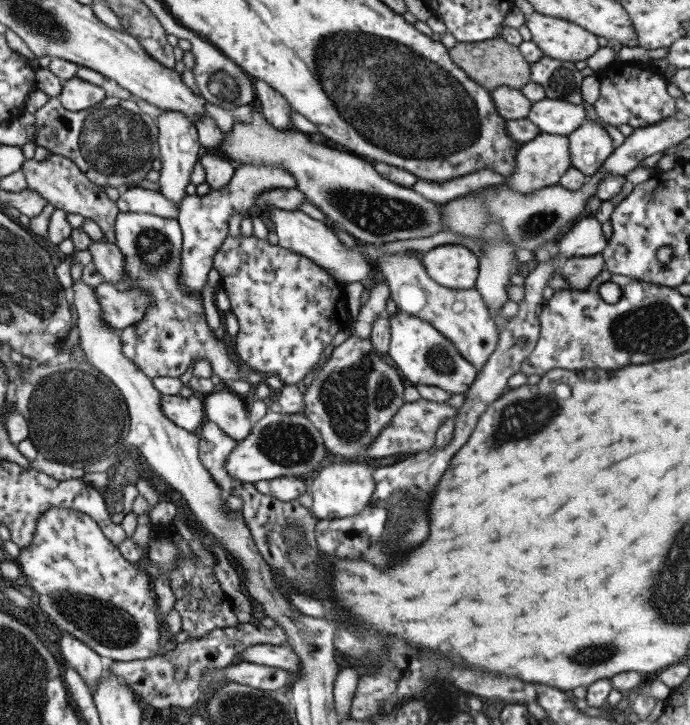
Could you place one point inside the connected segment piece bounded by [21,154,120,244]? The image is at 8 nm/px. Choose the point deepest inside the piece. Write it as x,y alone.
59,180

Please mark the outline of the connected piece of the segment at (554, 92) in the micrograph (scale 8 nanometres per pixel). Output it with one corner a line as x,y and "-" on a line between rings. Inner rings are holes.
546,55
543,56
542,60
533,62
531,65
531,80
544,87
546,97
552,100
567,100
572,104
584,102
582,94
580,94
580,86
582,86
585,73
585,71
576,69
574,63
554,60

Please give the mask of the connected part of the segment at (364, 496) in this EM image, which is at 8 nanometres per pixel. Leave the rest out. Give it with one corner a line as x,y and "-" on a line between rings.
358,461
324,466
308,486
308,492
313,499
309,510
317,520
334,520
357,515
368,506
374,495
374,472
370,466

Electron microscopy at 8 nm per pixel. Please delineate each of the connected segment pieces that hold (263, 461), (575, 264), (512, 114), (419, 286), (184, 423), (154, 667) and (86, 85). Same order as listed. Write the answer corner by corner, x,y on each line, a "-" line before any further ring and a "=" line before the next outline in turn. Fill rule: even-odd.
269,410
253,424
250,434
232,449
226,460
226,473
244,484
278,479
280,476
300,478
300,474
322,466
326,449
320,431
304,415
=
602,253
586,257
573,257
566,259
560,271
568,280
571,288
585,289
595,276
606,270
=
506,85
490,91
498,114
507,122
526,118
530,113
533,102
522,94
520,89
515,89
=
405,251
393,256
384,254
377,267
382,271
383,278
390,287
391,298
396,303
398,311
433,324
438,332
454,343
458,352
474,365
477,372
483,369
497,347
499,330
487,309
486,301
475,288
466,290
446,288
434,282
424,269
420,254
413,252
=
196,393
188,398
161,395
161,409
174,424
193,433
206,420
203,397
=
265,617
260,627
251,623
238,623
236,627
215,628
204,636
178,643
174,650
163,655
157,654
144,660
131,660
129,663
113,661
107,671
122,684
129,686
140,703
146,702
154,708
178,706
188,709
200,698
199,682
210,669
224,668
232,664
234,658
253,644
284,645
286,642
285,630
272,618
=
79,77
63,81
59,94
61,105
70,112
79,112
97,105
106,98
106,91
101,87

